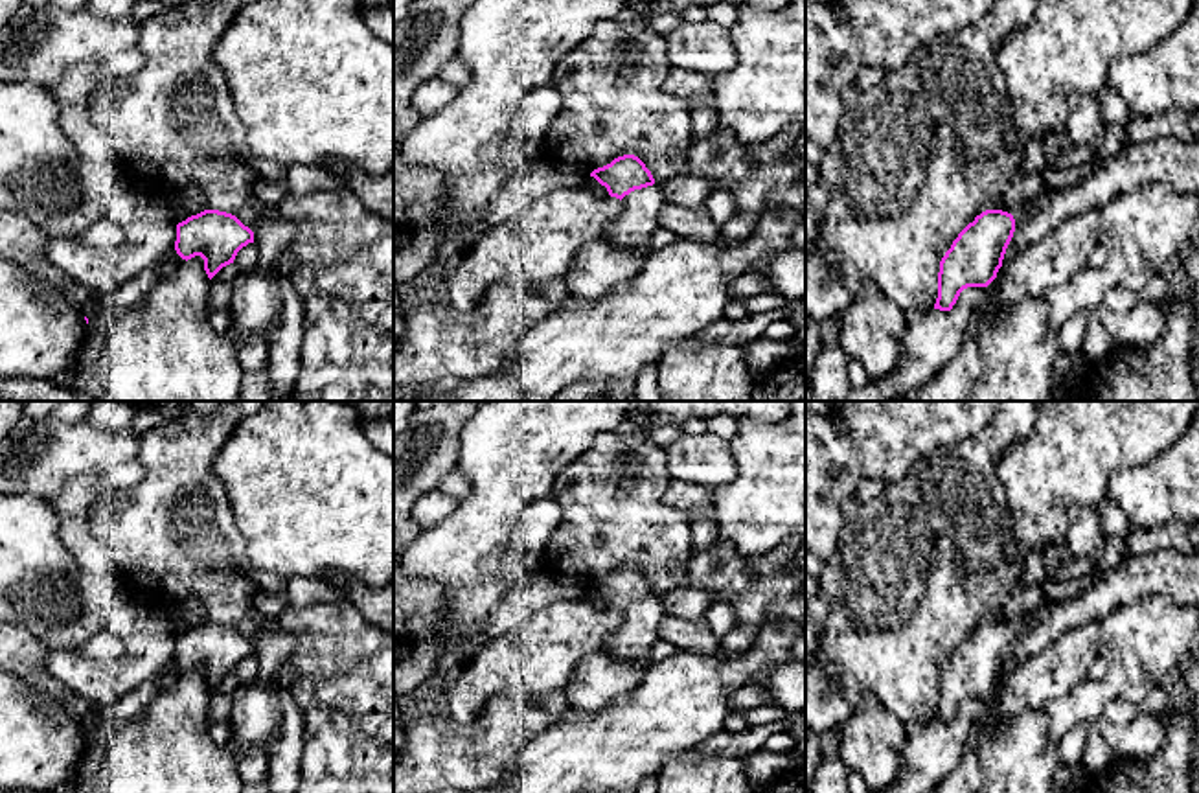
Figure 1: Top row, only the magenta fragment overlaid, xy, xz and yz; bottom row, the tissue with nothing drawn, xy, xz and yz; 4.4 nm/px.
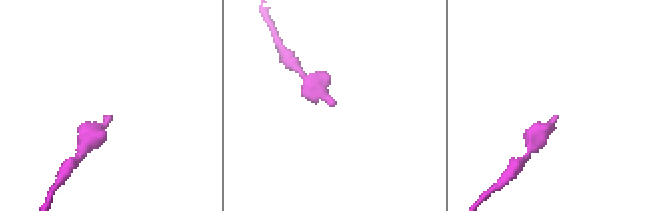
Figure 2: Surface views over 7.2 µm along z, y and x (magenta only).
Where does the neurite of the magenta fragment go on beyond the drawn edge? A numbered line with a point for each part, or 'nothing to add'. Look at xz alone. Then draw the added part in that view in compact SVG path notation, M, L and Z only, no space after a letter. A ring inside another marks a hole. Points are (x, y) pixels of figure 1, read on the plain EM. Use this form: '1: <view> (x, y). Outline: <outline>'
1: xz (637, 633). Outline: M658 596L631 603L622 611L622 622L607 637L601 651L647 670L664 615Z

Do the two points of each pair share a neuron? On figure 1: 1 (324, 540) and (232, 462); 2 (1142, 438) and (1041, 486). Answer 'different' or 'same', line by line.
1: same
2: same

